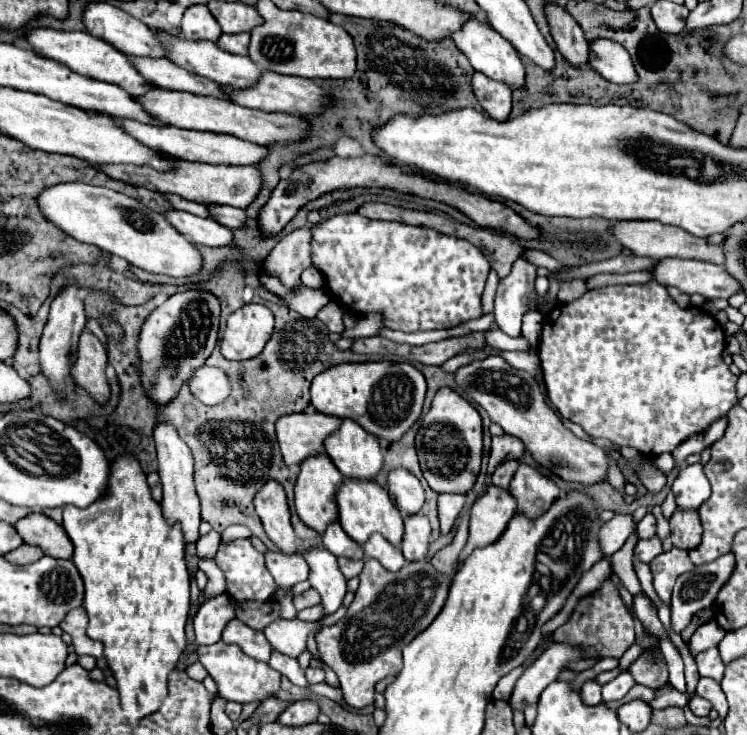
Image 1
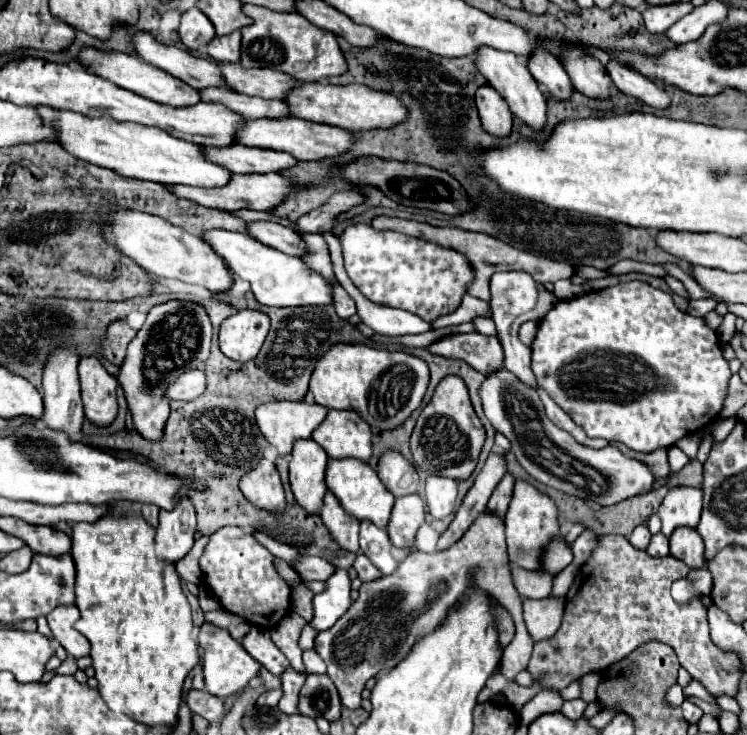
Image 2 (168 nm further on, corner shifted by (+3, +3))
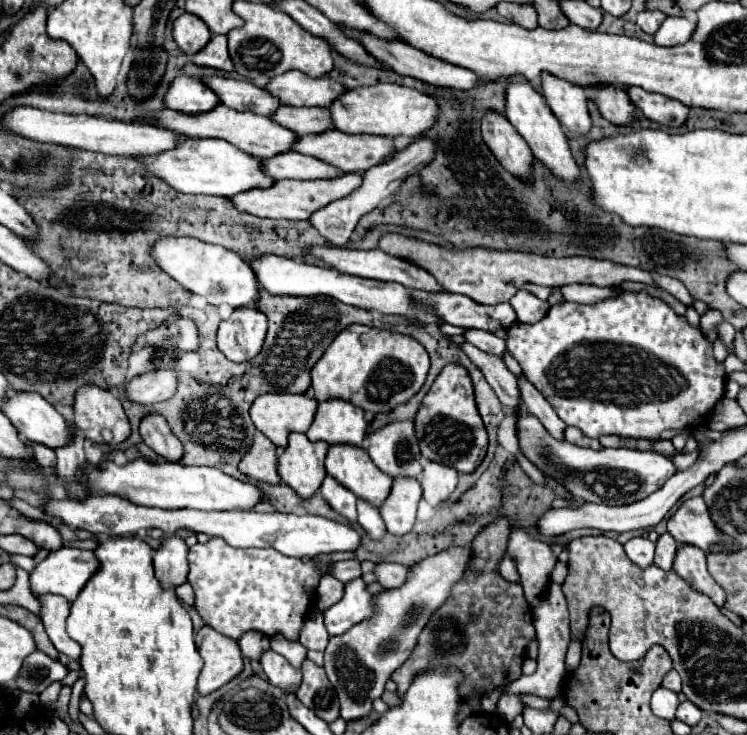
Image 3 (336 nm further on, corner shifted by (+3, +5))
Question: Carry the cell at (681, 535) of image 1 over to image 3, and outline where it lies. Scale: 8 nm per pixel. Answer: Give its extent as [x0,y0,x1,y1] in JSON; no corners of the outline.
[674,544,724,606]

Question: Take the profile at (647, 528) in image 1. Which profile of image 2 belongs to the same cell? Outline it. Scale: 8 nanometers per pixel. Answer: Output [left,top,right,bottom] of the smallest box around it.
[630,524,650,550]

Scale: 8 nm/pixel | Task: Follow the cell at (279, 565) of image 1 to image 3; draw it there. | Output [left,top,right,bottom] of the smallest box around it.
[330,560,360,582]

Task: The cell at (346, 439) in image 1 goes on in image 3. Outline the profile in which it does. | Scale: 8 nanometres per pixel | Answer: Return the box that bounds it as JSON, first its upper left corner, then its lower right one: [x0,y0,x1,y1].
[306,400,368,446]

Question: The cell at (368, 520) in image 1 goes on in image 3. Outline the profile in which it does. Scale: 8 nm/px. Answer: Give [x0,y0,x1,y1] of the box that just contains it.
[326,444,392,506]

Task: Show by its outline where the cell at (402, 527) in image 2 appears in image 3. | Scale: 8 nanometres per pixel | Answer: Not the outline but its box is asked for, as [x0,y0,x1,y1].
[380,478,422,536]

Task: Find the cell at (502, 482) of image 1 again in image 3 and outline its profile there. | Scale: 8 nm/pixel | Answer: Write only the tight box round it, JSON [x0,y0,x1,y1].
[390,516,536,698]

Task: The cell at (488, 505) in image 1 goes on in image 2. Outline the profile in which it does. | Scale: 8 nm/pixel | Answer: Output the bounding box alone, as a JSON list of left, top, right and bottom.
[316,512,532,710]

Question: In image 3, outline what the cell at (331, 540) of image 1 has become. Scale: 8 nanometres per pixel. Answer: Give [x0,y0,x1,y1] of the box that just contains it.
[320,476,358,522]

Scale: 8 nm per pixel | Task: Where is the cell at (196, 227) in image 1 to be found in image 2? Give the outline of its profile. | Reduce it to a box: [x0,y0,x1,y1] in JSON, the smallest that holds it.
[204,230,332,306]

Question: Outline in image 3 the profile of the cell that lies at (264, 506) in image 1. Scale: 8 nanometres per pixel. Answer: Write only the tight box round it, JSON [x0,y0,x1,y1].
[240,432,280,484]

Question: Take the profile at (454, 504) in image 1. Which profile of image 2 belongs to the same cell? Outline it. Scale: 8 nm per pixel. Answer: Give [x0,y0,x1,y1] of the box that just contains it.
[426,476,458,518]

